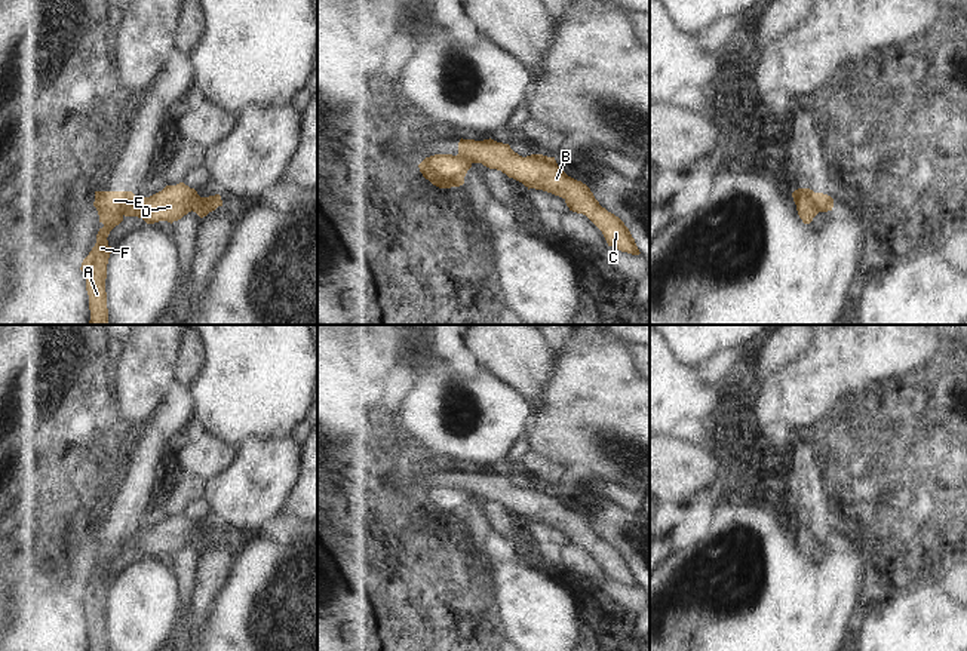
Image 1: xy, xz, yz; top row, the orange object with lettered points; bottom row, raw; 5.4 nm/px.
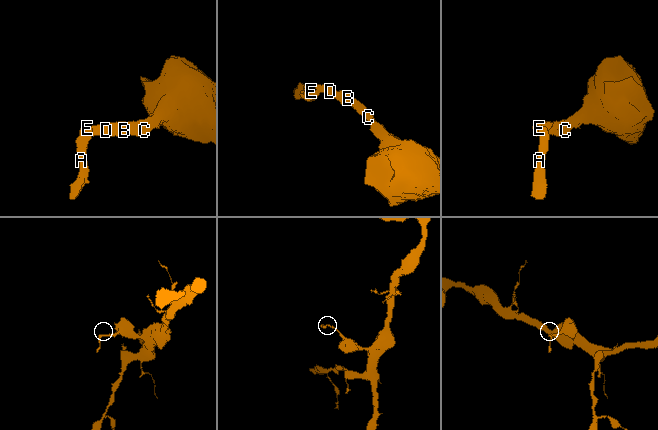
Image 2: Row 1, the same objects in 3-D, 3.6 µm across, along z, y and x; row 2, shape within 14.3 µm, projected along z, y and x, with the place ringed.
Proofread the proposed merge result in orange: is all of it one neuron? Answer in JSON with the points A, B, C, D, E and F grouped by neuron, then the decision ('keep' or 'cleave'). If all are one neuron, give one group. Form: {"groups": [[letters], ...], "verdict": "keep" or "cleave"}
{"groups": [["A", "E", "F"], ["B", "C", "D"]], "verdict": "cleave"}

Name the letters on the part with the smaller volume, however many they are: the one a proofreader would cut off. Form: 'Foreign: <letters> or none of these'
Foreign: A, E, F

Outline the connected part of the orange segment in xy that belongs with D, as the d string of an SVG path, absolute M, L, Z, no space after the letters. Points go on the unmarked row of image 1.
M179 515L166 518L150 529L135 528L135 535L129 540L126 549L142 550L147 556L159 553L172 556L191 543L203 550L218 538L222 538L220 526L200 529L194 521Z

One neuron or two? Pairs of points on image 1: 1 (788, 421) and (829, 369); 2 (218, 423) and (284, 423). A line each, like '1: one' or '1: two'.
1: one
2: one

